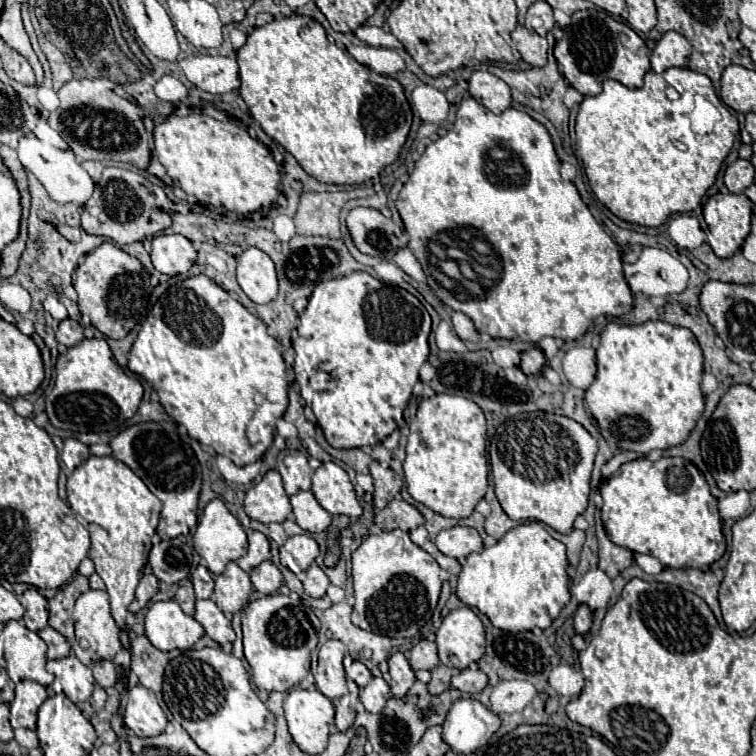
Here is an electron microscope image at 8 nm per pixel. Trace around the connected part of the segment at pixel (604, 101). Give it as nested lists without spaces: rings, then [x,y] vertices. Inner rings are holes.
[[[673,67],[673,69],[667,69],[665,73],[661,74],[649,71],[645,75],[645,85],[641,89],[629,89],[629,87],[625,87],[619,81],[613,81],[613,79],[607,79],[603,85],[605,85],[605,89],[599,95],[583,99],[583,103],[579,107],[579,113],[577,113],[577,125],[575,125],[575,133],[577,133],[575,152],[581,160],[583,167],[587,167],[585,173],[589,177],[589,181],[591,181],[591,189],[597,195],[597,199],[613,215],[617,215],[619,219],[629,221],[629,223],[637,223],[637,225],[645,225],[645,227],[659,227],[659,225],[663,225],[667,221],[669,215],[673,215],[673,213],[687,213],[687,211],[693,211],[695,207],[699,207],[703,195],[715,183],[717,173],[719,173],[725,157],[729,155],[729,151],[733,147],[733,141],[735,141],[735,137],[739,133],[737,117],[733,113],[729,113],[729,109],[717,99],[711,79],[705,77],[703,73],[697,73],[697,71],[691,71],[691,69],[677,69],[677,67]]]

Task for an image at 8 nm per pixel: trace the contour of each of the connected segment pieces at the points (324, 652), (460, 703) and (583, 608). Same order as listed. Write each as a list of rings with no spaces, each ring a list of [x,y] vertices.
[[[329,639],[319,649],[319,659],[317,659],[317,667],[313,675],[315,675],[317,689],[329,699],[343,697],[347,689],[345,671],[343,671],[343,655],[345,655],[345,645],[339,639]]]
[[[457,699],[443,723],[443,741],[457,755],[483,747],[499,729],[501,721],[475,699]]]
[[[581,603],[577,607],[577,613],[575,613],[575,631],[581,633],[581,635],[585,635],[589,631],[589,627],[591,627],[591,617],[593,617],[591,607],[585,605],[585,603]]]

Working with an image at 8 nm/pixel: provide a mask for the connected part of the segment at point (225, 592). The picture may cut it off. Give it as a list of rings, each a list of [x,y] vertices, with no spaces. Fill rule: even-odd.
[[[229,561],[225,571],[215,577],[213,601],[223,613],[237,613],[247,605],[249,595],[251,595],[249,575],[235,561]]]

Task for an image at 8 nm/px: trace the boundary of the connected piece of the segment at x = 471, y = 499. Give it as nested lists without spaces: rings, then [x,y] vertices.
[[[439,393],[423,399],[407,437],[407,459],[403,461],[409,495],[443,517],[469,517],[488,489],[486,430],[481,407],[465,397]]]

